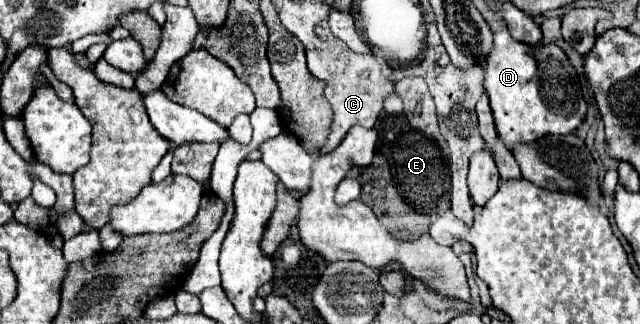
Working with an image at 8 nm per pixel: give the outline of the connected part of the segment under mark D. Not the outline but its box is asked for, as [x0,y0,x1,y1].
[485,27,587,151]

